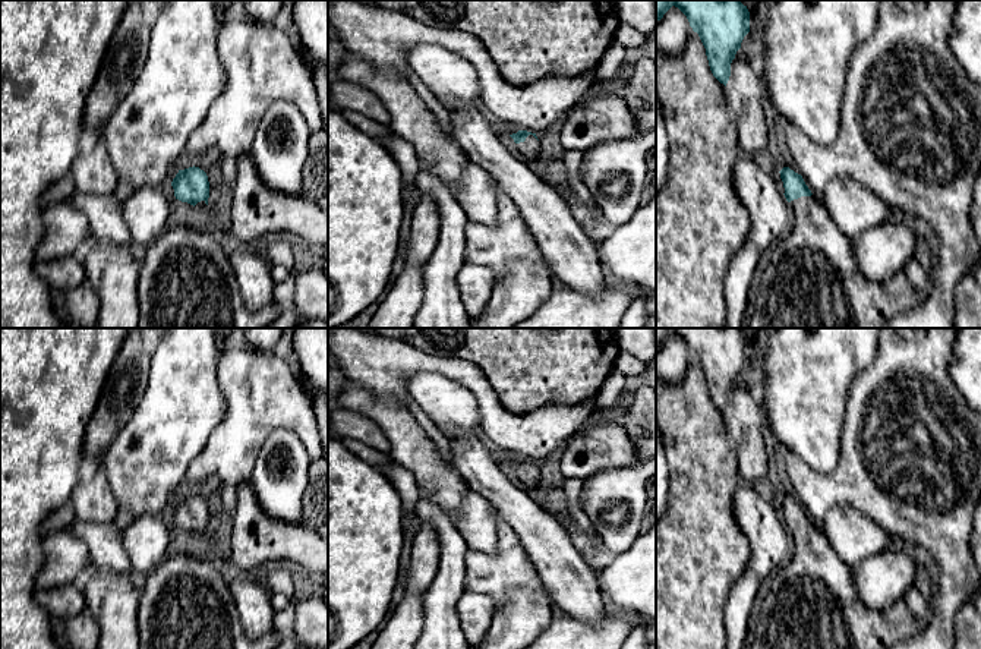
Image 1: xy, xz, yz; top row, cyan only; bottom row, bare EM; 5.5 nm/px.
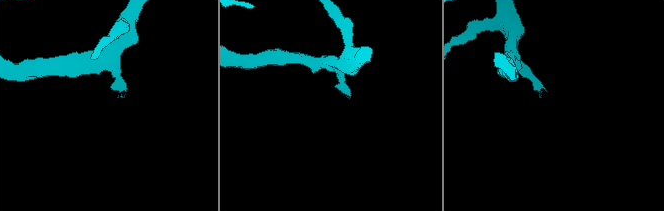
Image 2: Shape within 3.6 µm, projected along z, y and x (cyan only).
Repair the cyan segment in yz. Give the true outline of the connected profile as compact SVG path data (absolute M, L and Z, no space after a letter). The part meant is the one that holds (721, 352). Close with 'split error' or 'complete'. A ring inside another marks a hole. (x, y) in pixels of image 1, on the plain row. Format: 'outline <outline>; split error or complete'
outline M656 328L656 350L672 335L678 335L698 362L713 404L726 415L731 404L731 391L750 360L750 340L739 328Z; complete

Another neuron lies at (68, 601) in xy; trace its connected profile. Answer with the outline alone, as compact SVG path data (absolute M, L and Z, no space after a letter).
M78 583L53 589L37 587L34 598L51 618L69 620L86 609L83 590Z

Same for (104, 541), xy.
M76 520L67 529L86 544L94 567L129 573L130 563L123 545L123 530L113 523L82 523Z

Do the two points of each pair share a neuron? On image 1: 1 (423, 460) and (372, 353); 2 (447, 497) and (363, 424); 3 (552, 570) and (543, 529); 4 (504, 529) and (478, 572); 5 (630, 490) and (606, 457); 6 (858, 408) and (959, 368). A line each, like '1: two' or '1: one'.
1: two
2: two
3: one
4: one
5: two
6: two

